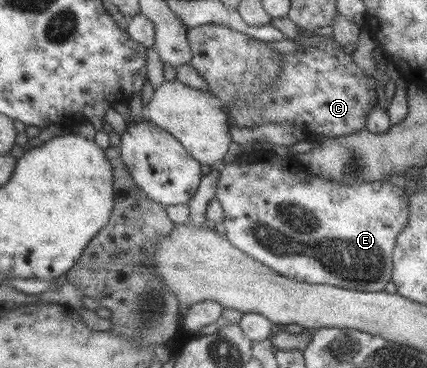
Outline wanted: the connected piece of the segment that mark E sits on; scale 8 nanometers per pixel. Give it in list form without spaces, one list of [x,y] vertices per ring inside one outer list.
[[[264,146],[253,148],[248,152],[241,150],[235,160],[221,166],[215,197],[223,209],[221,222],[225,229],[224,237],[236,247],[236,249],[242,251],[242,253],[246,253],[246,255],[249,255],[252,259],[269,267],[274,273],[283,275],[288,279],[310,284],[324,283],[326,285],[334,285],[334,287],[342,287],[342,289],[354,291],[382,291],[386,282],[391,281],[391,255],[394,249],[396,235],[404,228],[406,220],[409,219],[408,212],[410,212],[410,209],[408,209],[408,203],[406,203],[406,191],[401,187],[390,184],[387,180],[354,182],[352,184],[340,184],[330,181],[320,176],[309,174],[293,156],[289,154],[283,155],[283,151],[281,154],[278,154],[278,151],[278,146],[277,148],[275,147],[274,150]]]

